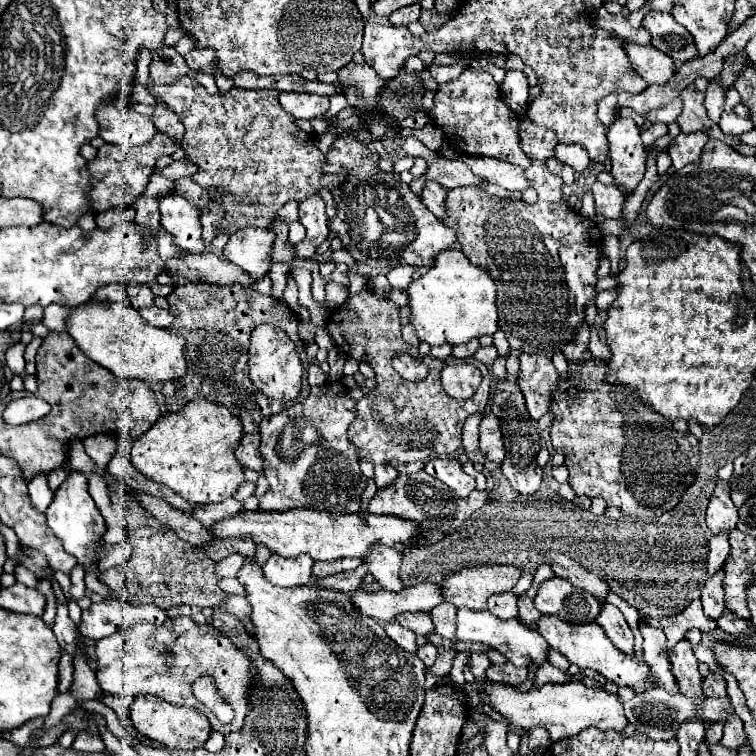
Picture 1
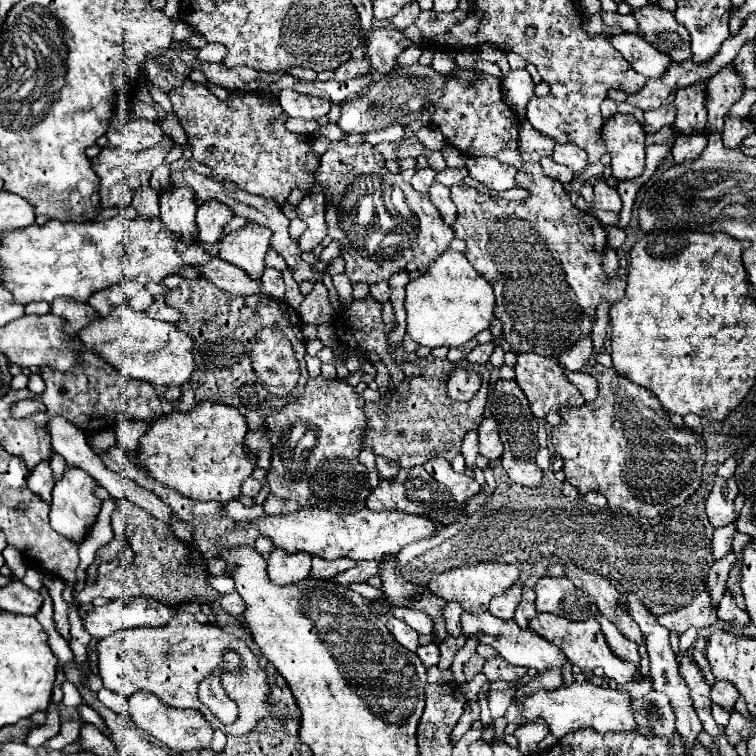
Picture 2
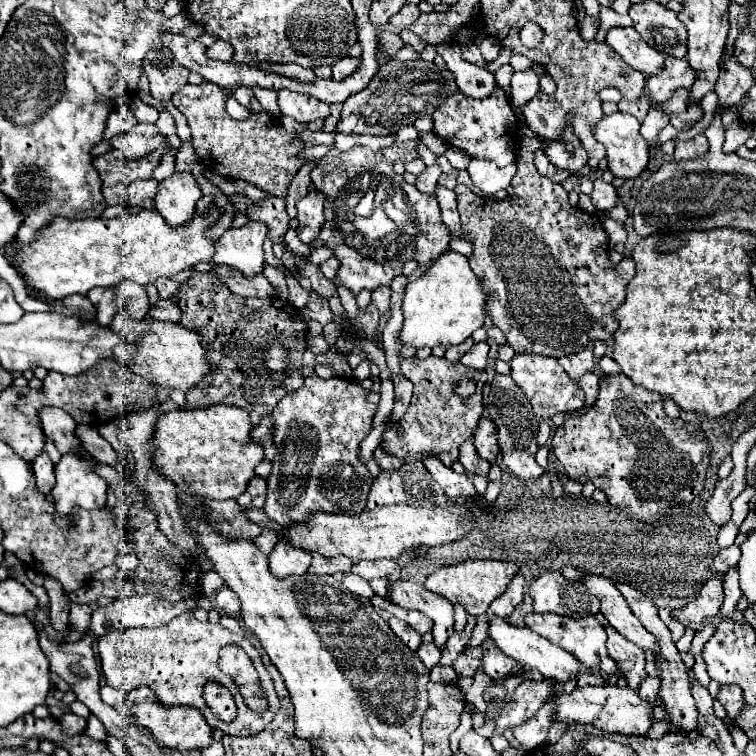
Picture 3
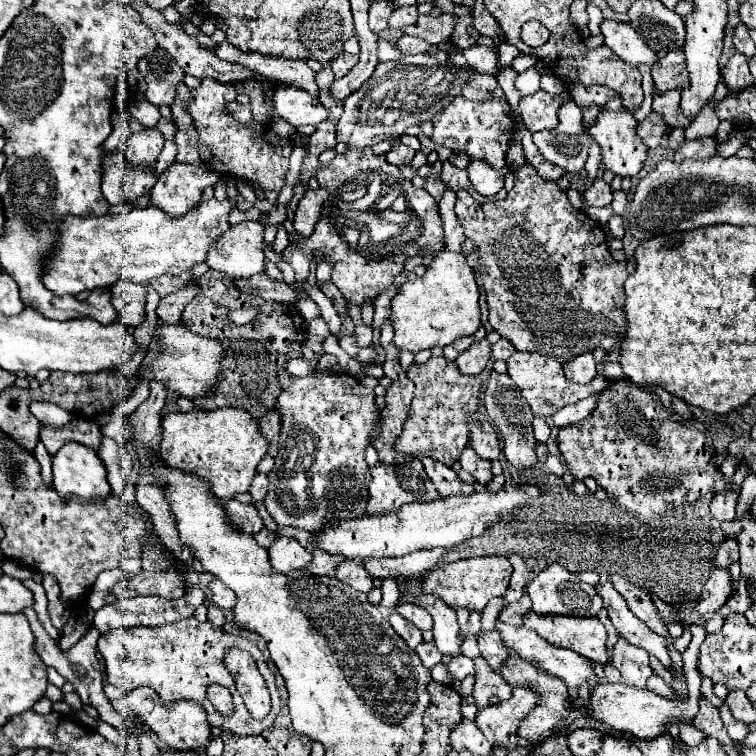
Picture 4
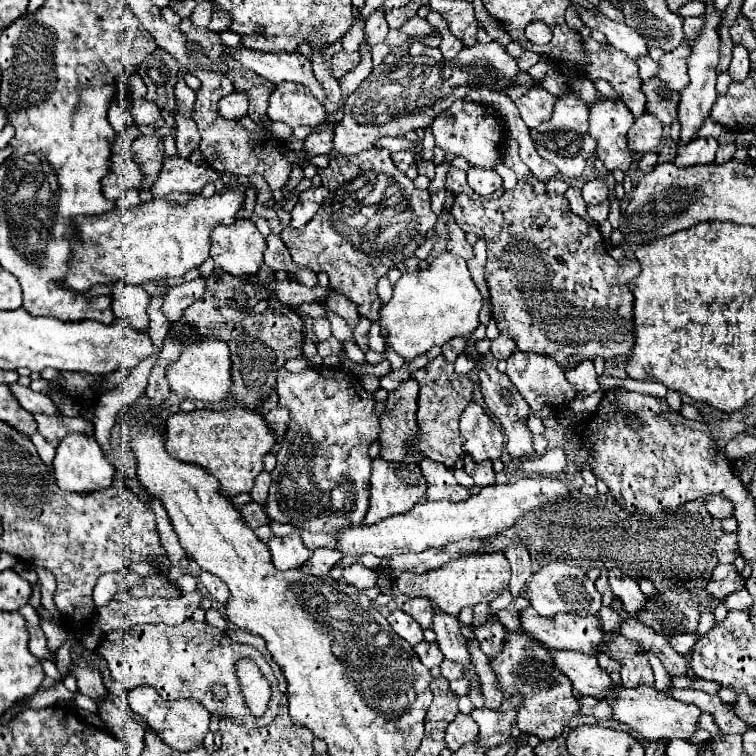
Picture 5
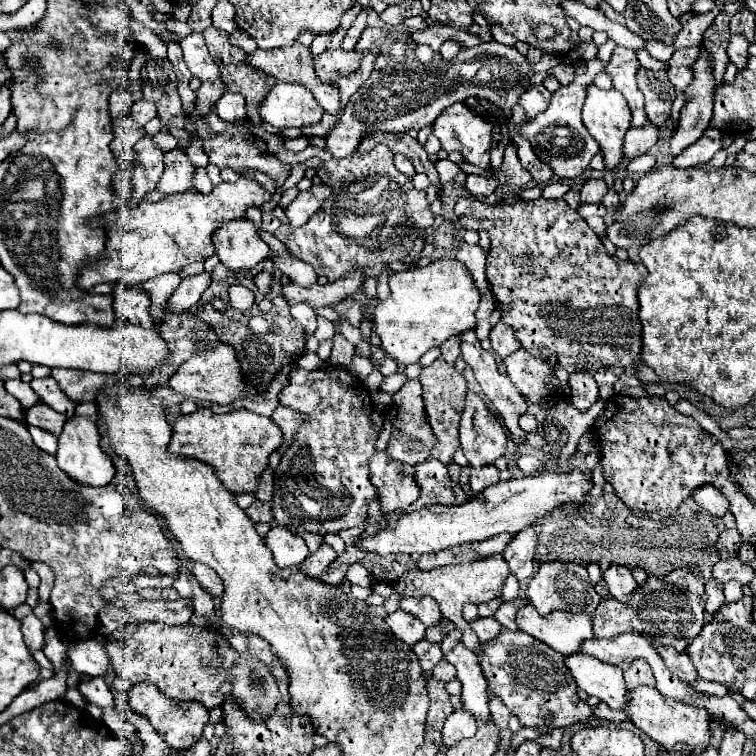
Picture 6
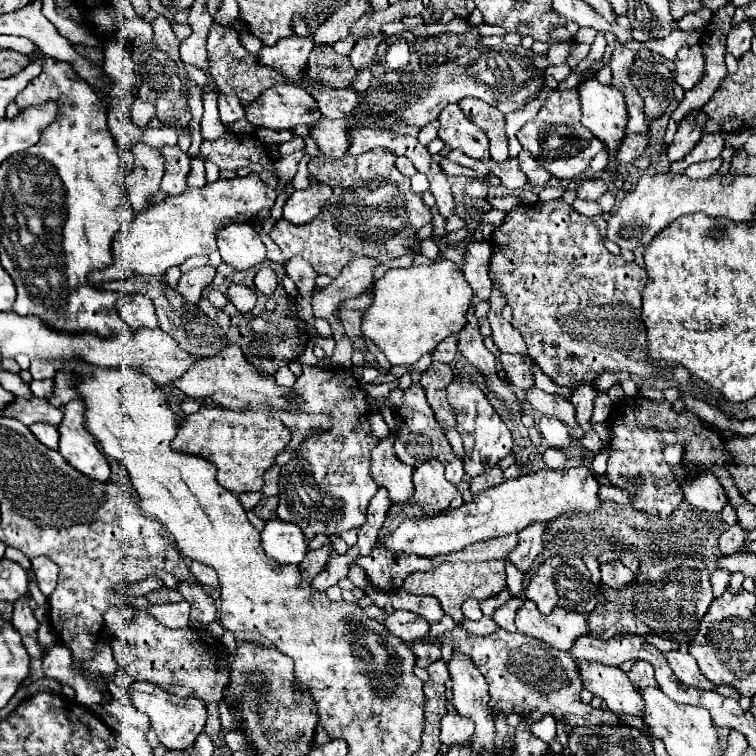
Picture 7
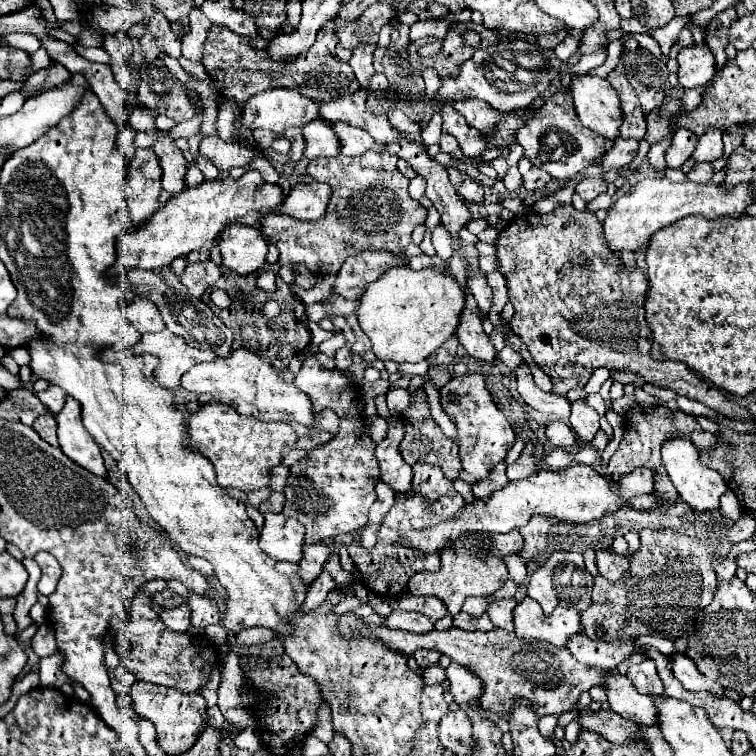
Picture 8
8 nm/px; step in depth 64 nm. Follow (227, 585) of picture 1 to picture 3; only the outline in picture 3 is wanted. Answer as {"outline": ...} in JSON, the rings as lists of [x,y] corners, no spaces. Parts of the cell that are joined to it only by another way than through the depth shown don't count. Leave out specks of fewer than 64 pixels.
{"outline":[[[206,572],[202,576],[202,592],[204,594],[212,594],[224,586],[226,586],[226,582],[220,576],[216,576],[216,572]]]}

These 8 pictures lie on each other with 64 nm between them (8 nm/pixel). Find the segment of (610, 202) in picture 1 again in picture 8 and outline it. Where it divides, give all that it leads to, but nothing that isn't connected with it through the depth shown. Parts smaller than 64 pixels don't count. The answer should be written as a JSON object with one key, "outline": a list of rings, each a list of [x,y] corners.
{"outline":[[[584,178],[584,180],[580,180],[578,182],[578,186],[576,186],[576,194],[580,196],[580,198],[584,198],[584,200],[594,200],[598,194],[602,194],[602,192],[606,192],[608,190],[608,186],[606,186],[606,182],[602,180],[602,178]]]}

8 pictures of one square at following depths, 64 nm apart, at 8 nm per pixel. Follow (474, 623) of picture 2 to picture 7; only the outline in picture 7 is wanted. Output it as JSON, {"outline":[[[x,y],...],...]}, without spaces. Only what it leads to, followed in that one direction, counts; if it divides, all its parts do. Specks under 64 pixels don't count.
{"outline":[[[578,660],[576,666],[584,688],[602,698],[608,704],[608,710],[612,710],[614,714],[628,712],[640,716],[640,696],[618,666],[606,666],[586,660]]]}

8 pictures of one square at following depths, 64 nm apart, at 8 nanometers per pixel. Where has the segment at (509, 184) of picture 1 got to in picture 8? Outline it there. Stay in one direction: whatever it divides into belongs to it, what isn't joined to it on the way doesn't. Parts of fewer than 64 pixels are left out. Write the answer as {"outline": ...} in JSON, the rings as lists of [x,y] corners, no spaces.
{"outline":[[[474,180],[462,182],[460,188],[458,188],[458,194],[460,194],[462,198],[474,202],[474,204],[480,204],[480,202],[484,200],[484,190],[482,190],[482,186],[480,186],[478,182],[474,182]]]}

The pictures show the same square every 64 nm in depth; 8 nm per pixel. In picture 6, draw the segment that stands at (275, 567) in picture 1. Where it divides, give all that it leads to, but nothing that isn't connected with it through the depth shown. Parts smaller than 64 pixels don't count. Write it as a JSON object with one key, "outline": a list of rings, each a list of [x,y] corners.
{"outline":[[[274,526],[268,534],[266,534],[266,546],[272,550],[274,554],[274,562],[280,568],[290,568],[290,566],[298,566],[310,552],[308,546],[304,542],[304,538],[300,534],[290,532],[288,528],[282,526]]]}

